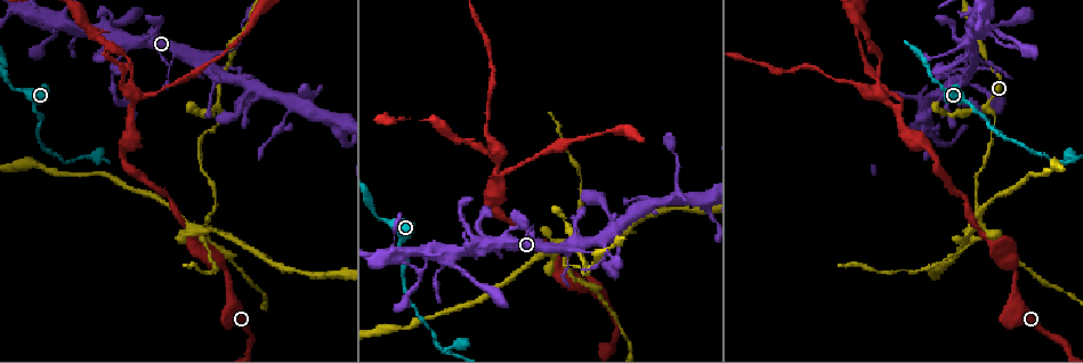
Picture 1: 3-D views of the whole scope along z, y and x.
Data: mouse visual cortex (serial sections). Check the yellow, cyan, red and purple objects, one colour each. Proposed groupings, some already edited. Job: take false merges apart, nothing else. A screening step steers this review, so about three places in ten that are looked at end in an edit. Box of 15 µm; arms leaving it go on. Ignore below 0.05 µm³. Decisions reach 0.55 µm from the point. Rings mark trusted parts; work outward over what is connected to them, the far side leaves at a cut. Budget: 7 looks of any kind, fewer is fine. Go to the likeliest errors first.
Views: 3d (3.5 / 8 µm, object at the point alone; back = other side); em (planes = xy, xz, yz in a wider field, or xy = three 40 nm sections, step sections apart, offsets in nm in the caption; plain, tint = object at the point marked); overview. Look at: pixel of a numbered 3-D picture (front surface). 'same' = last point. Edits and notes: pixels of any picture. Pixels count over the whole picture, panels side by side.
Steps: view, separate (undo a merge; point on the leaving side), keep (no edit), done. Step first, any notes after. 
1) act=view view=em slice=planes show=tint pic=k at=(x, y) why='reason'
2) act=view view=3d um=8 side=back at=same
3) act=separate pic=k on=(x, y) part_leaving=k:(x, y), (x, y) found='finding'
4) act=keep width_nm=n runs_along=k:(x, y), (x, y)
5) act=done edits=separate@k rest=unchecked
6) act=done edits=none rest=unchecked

act=view view=3d um=3.5 pic=1 at=(901, 112) why='three-way junction'

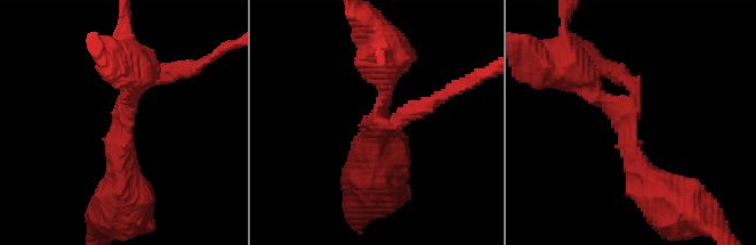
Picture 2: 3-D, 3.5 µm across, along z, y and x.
act=view view=em slice=xy step=2 show=tint pic=2 at=(628, 127) arms=3 arm_widths_nm=200,250,350

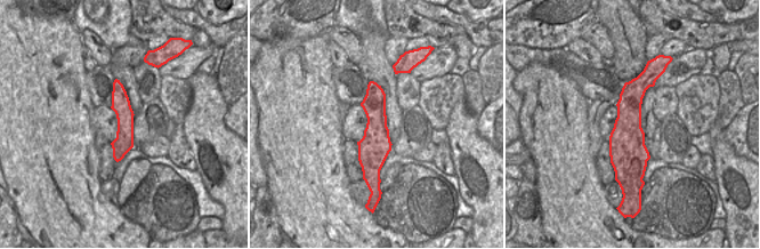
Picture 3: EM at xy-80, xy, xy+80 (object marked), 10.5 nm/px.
act=keep found='one cell here'

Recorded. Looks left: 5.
act=view view=em slice=xy step=2 show=tint pic=1 at=(1073, 161) why='abrupt turn'

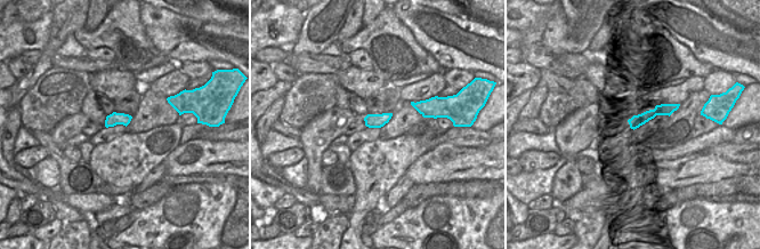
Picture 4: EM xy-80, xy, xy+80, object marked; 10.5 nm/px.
act=view view=3d um=3.5 at=same

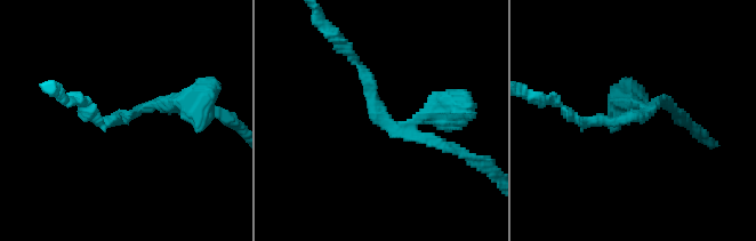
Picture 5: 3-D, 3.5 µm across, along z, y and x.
act=separate pic=5 on=(186, 109) width_nm=140 part_leaving=5:(416, 119), (441, 107), (472, 113) found='a second cell is stuck on'

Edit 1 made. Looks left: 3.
act=view view=overview why='redraw'

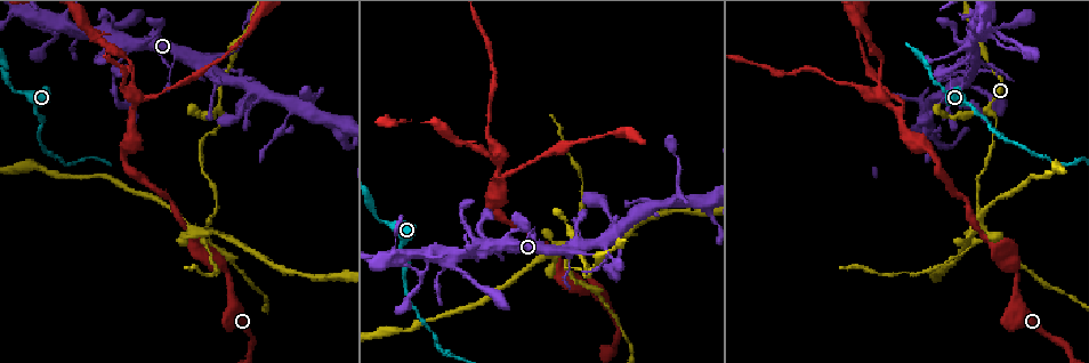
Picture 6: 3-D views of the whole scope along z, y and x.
act=view view=3d um=3.5 pic=6 at=(115, 71) why='sharp bend'

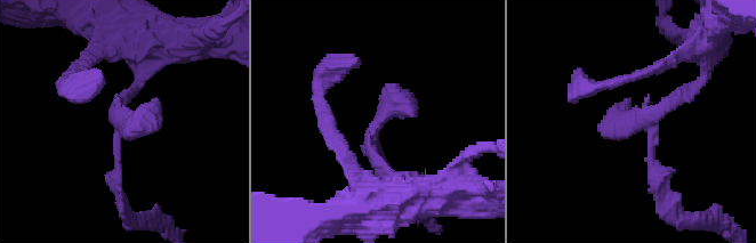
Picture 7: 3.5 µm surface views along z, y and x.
act=view view=em slice=xy step=5 show=tint pic=7 at=(644, 122)

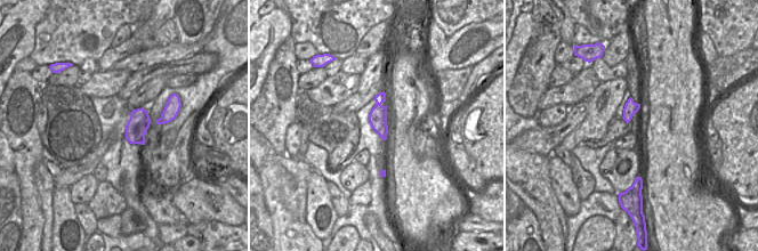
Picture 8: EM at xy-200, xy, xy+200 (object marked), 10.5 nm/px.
act=keep width_nm=190 runs_along=7:(698, 82), (634, 124), (619, 121), (628, 99) found='one cell here'

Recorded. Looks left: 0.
act=done edits=separate@5 rest=unchecked

